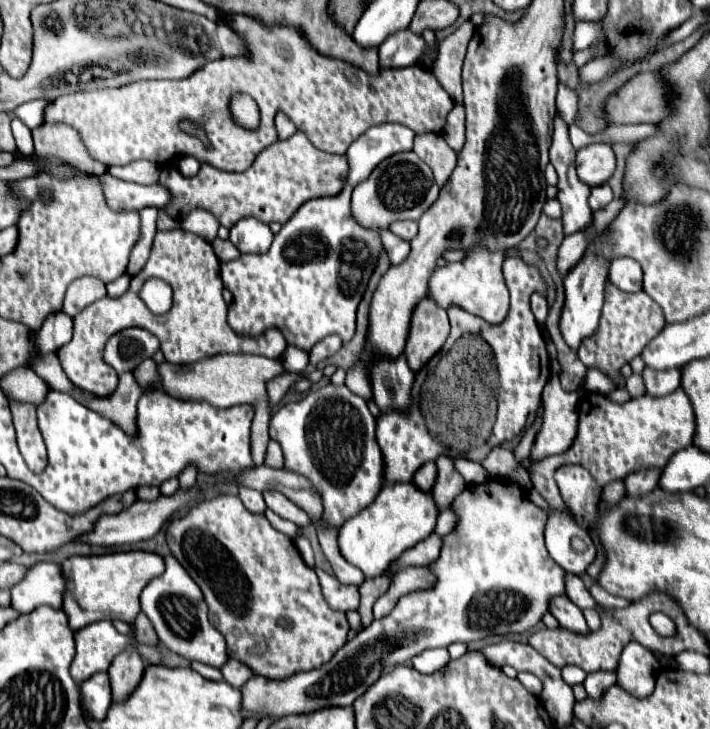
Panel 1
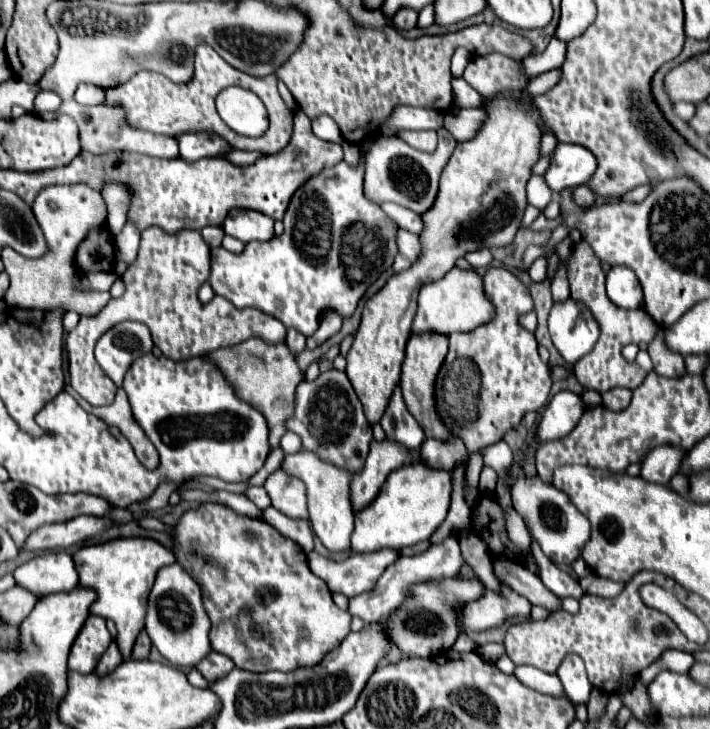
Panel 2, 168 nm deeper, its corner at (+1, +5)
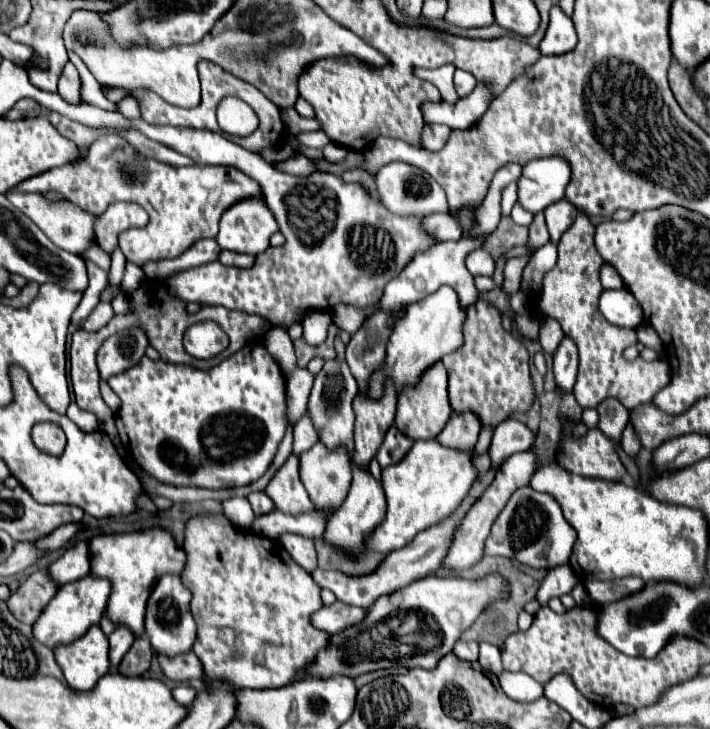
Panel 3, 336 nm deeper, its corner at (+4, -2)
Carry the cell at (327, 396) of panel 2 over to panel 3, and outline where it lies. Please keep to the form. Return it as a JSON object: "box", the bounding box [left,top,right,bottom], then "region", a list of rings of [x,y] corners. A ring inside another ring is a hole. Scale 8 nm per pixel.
{"box":[309,361,357,453],"region":[[[329,361],[323,365],[319,375],[315,377],[315,385],[309,397],[309,413],[313,417],[315,429],[319,429],[319,439],[329,445],[329,449],[335,449],[337,445],[345,445],[349,453],[353,451],[353,423],[355,423],[355,413],[353,413],[353,399],[357,397],[357,381],[351,375],[347,363],[339,361]]]}

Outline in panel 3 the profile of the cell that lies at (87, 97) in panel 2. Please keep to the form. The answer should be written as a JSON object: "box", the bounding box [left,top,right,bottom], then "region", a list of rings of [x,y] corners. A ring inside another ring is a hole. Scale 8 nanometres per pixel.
{"box":[68,51,115,111],"region":[[[72,51],[68,52],[69,61],[71,61],[77,68],[81,77],[81,99],[83,103],[91,103],[97,105],[104,110],[115,111],[115,104],[105,99],[105,95],[101,93],[95,77],[91,75],[89,69],[85,66],[82,60]]]}

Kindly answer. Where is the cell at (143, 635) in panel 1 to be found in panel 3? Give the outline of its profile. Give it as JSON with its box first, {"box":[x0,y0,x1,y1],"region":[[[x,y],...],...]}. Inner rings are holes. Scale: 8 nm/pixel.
{"box":[117,635,153,677],"region":[[[145,635],[137,637],[129,653],[123,657],[123,661],[117,667],[117,673],[123,673],[125,677],[141,677],[153,659],[153,651],[149,645],[149,639]]]}

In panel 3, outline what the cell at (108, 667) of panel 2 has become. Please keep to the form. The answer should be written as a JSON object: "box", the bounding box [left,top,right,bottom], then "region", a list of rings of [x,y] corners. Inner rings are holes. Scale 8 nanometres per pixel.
{"box":[109,625,135,669],"region":[[[117,625],[115,631],[109,635],[109,643],[111,643],[109,657],[113,669],[121,663],[121,657],[129,651],[129,645],[133,645],[133,641],[135,641],[135,633],[125,625]]]}

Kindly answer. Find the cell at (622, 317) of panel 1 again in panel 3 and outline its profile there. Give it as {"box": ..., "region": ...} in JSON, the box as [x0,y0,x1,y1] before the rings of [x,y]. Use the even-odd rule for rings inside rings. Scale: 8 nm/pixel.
{"box":[533,209,671,411],"region":[[[577,209],[577,217],[559,239],[559,259],[551,271],[545,273],[541,291],[533,297],[533,305],[543,317],[555,319],[563,333],[573,339],[579,351],[579,373],[573,395],[577,403],[587,407],[597,407],[603,399],[617,398],[621,405],[629,411],[635,407],[649,403],[659,389],[663,389],[671,381],[671,368],[666,360],[643,361],[633,359],[627,361],[623,357],[623,349],[637,341],[633,329],[619,329],[605,321],[599,311],[599,295],[603,291],[599,281],[599,269],[603,265],[603,257],[595,249],[595,225],[589,215]]]}

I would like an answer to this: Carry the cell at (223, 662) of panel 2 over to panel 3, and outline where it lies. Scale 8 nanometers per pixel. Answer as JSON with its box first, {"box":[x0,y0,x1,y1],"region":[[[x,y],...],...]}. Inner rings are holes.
{"box":[155,651,203,683],"region":[[[193,651],[189,653],[181,653],[177,657],[165,657],[161,653],[155,653],[159,665],[161,665],[161,671],[167,679],[171,681],[177,681],[177,683],[183,683],[183,681],[189,681],[189,679],[203,679],[203,669],[201,669],[201,663],[199,659],[195,657]]]}

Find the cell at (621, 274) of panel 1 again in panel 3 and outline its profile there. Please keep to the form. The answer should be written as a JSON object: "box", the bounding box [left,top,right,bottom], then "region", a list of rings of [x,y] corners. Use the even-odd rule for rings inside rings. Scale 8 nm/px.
{"box":[599,287,643,329],"region":[[[625,287],[603,291],[599,299],[599,309],[603,317],[617,327],[635,329],[643,321],[643,313],[637,305],[637,299]]]}

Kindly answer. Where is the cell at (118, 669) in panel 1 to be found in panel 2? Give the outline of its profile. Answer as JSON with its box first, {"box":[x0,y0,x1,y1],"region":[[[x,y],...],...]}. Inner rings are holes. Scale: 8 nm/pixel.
{"box":[74,538,174,660],"region":[[[122,538],[98,546],[80,548],[74,556],[74,564],[80,576],[80,586],[90,586],[96,592],[96,600],[90,606],[90,614],[110,618],[116,622],[118,633],[116,643],[122,654],[122,660],[128,660],[132,654],[134,640],[144,628],[144,614],[148,594],[152,590],[158,568],[172,564],[174,554],[162,544],[150,538]]]}

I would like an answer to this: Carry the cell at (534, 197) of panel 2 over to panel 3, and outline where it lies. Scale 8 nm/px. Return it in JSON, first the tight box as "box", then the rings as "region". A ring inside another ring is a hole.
{"box":[511,205,533,227],"region":[[[515,205],[513,211],[511,211],[511,219],[513,219],[517,225],[525,225],[525,227],[527,227],[527,225],[533,221],[533,215],[531,215],[531,213],[525,213],[519,205]]]}

